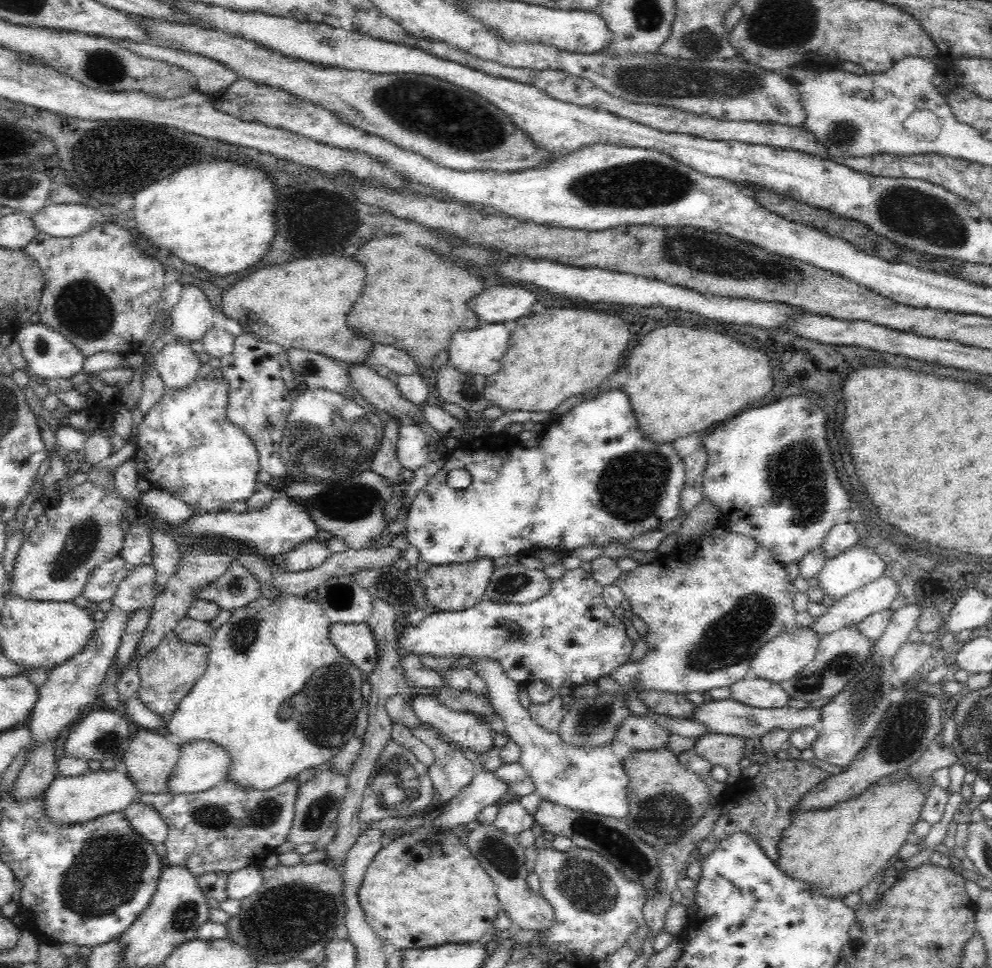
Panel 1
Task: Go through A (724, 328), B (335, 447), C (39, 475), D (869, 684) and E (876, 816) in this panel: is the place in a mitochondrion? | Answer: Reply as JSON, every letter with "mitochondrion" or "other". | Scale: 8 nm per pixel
{"A":"other","B":"mitochondrion","C":"other","D":"mitochondrion","E":"other"}

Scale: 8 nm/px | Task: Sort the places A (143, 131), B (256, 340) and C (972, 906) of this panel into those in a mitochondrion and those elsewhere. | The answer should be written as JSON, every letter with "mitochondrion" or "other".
{"A":"other","B":"other","C":"other"}

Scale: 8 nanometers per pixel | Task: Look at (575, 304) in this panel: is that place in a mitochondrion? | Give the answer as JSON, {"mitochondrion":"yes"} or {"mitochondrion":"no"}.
{"mitochondrion":"no"}

